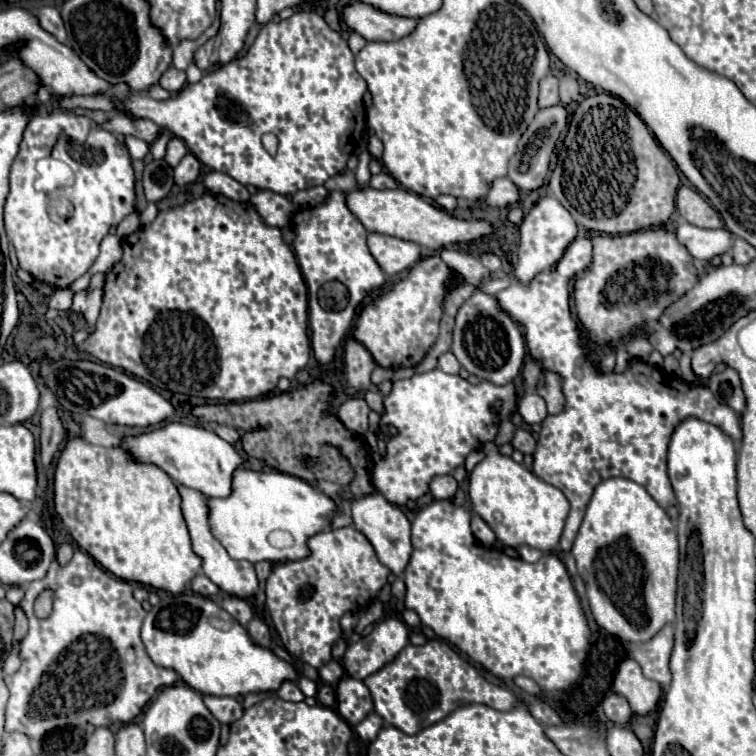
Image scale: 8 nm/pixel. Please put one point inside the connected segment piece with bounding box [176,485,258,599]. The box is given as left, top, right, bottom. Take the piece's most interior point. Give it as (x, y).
(237, 577)

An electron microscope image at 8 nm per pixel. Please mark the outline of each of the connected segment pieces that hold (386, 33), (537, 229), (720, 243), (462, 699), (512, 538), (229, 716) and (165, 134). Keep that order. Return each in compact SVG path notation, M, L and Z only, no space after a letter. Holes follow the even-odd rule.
M362 1L342 7L342 21L350 31L356 31L366 41L396 41L416 27L414 19L384 13Z
M546 195L542 197L530 213L524 217L520 225L520 247L518 247L518 265L514 269L514 277L522 283L528 283L536 273L556 265L564 253L564 249L570 245L570 241L576 237L576 223L572 215L556 201L556 197Z
M680 223L676 227L678 241L696 259L710 261L716 255L730 251L732 235L726 229L700 229L690 223Z
M440 639L428 641L422 647L404 647L392 663L366 677L364 683L372 693L374 711L380 713L386 723L408 735L442 721L464 703L482 703L496 711L508 711L516 703L510 689L500 689L498 685L488 683L464 655Z
M484 445L484 451L484 461L480 461L470 473L468 495L474 505L474 513L478 513L494 529L496 539L506 547L530 545L540 551L552 551L560 541L564 521L570 511L564 493L532 475L530 469L514 459L504 457L498 451L488 451L488 445ZM498 511L502 521L494 519L494 513Z
M206 695L204 697L204 705L208 705L210 713L222 723L222 725L232 725L234 721L238 721L244 713L242 703L238 703L232 697L214 697L214 695Z
M162 129L162 133L158 135L158 139L150 145L150 153L154 155L154 159L162 159L166 153L166 143L172 137L172 133L168 129Z

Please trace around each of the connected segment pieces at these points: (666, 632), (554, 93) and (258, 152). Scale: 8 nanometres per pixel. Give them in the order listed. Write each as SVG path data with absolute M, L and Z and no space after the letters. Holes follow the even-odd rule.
M666 625L660 633L656 633L656 637L638 645L638 651L632 655L632 659L638 661L638 665L642 667L644 677L658 681L664 691L670 685L668 659L670 659L672 641L674 641L672 633L674 633L672 625Z
M548 75L540 81L540 109L548 109L558 105L558 79L554 75Z
M300 11L300 13L294 13L290 19L286 21L270 21L266 27L260 29L254 45L248 49L248 55L244 55L242 59L238 61L232 61L228 65L224 65L222 69L214 71L214 73L208 73L204 75L198 83L188 83L178 95L170 97L168 101L156 101L152 99L150 95L142 95L142 93L132 93L132 95L126 95L122 101L116 101L114 97L106 97L106 95L52 95L50 99L50 105L52 107L60 107L60 109L90 109L90 111L106 111L106 113L114 113L114 111L128 111L132 113L134 117L146 117L146 119L152 119L158 127L168 127L176 137L184 139L184 143L188 145L188 149L210 169L214 171L220 171L220 173L226 173L230 175L232 179L236 179L238 183L242 185L254 185L258 189L268 189L268 191L274 191L274 193L280 193L280 195L294 195L296 191L302 191L302 189L310 189L310 187L316 187L316 185L324 185L330 177L338 175L344 167L346 167L346 161L348 157L354 153L354 149L360 145L362 141L362 129L366 125L366 111L364 111L364 103L362 103L362 97L366 93L366 81L358 75L356 67L354 67L354 55L346 43L346 39L342 39L342 35L338 31L334 31L322 15L318 15L316 11ZM264 133L274 133L280 141L280 153L276 155L270 155L264 145L262 145L262 135Z

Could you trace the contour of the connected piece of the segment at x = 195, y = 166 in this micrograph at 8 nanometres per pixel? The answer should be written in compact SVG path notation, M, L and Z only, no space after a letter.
M186 153L174 169L174 181L176 185L190 185L196 181L198 173L200 173L200 161L192 153Z

